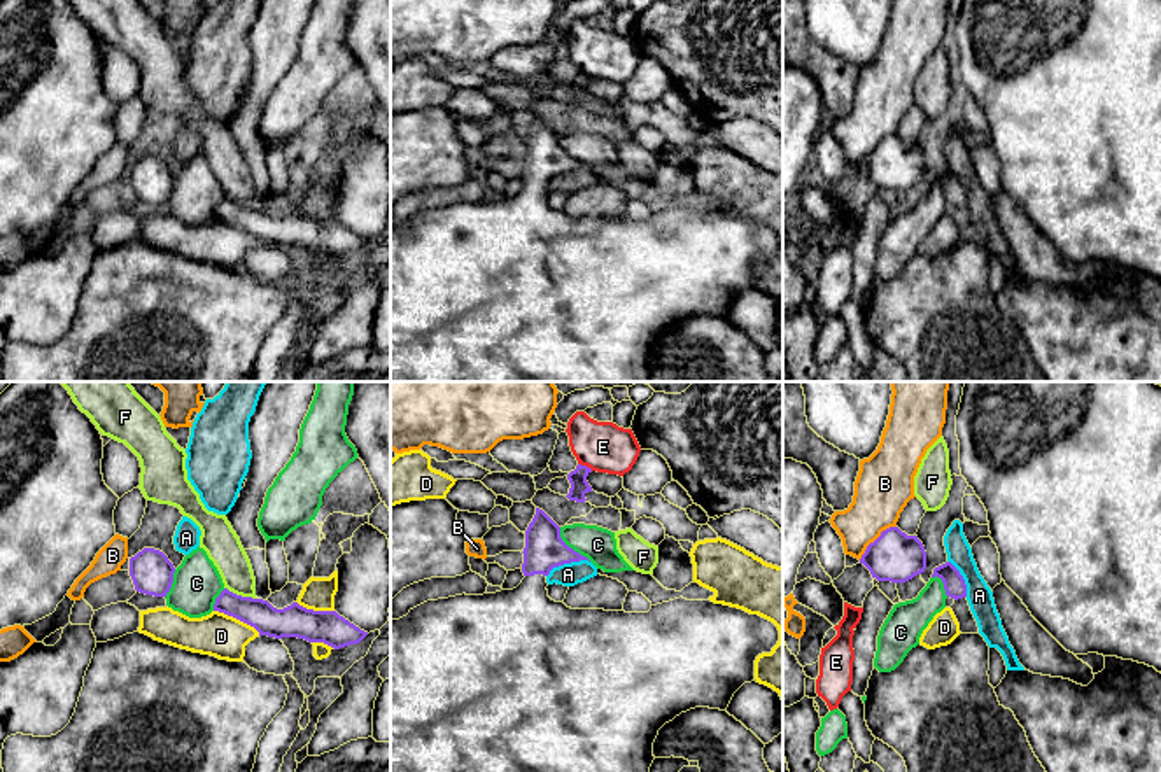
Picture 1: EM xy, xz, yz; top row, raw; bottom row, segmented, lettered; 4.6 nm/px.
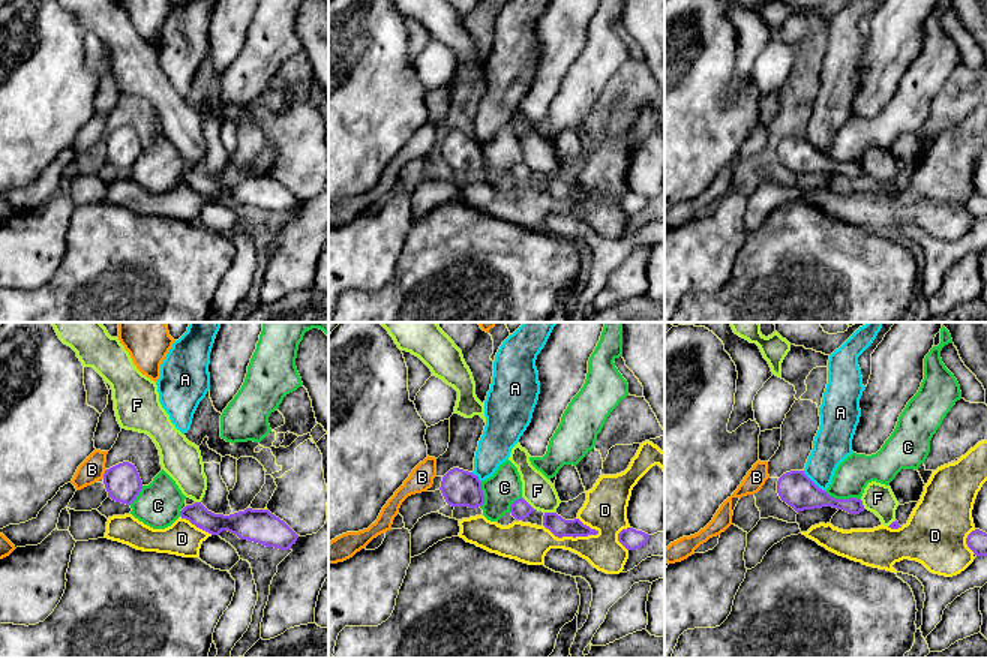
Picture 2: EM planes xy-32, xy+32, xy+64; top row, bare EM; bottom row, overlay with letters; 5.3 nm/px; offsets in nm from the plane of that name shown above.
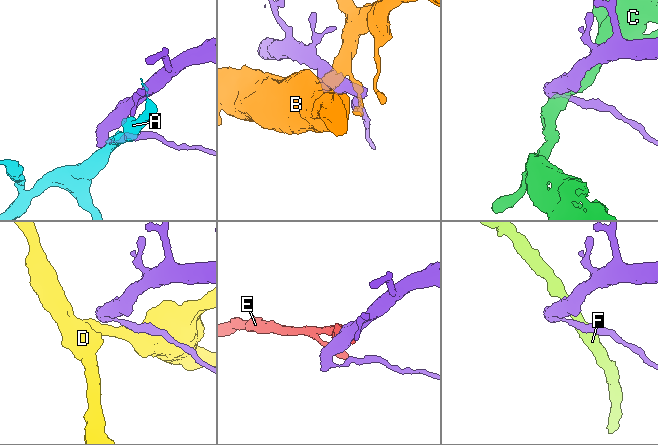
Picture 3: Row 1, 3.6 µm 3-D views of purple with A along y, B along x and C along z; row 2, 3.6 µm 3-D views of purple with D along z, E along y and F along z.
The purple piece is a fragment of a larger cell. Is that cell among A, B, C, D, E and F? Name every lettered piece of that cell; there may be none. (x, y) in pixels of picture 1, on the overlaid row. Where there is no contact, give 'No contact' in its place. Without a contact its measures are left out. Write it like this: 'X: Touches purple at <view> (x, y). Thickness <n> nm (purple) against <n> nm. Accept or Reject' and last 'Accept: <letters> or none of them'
A: Touches purple at xz (566, 562). Thickness 180 nm (purple) against 110 nm. Reject
B: Touches purple at yz (876, 540). Thickness 220 nm (purple) against 260 nm. Reject
C: Touches purple at xz (571, 548). Thickness 180 nm (purple) against 160 nm. Reject
D: Touches purple at xy (237, 618). Thickness 140 nm (purple) against 200 nm. Reject
E: Touches purple at xz (585, 466). Thickness 80 nm (purple) against 240 nm. Reject
F: Touches purple at xy (240, 596). Thickness 140 nm (purple) against 160 nm. Reject
Accept: none of them

